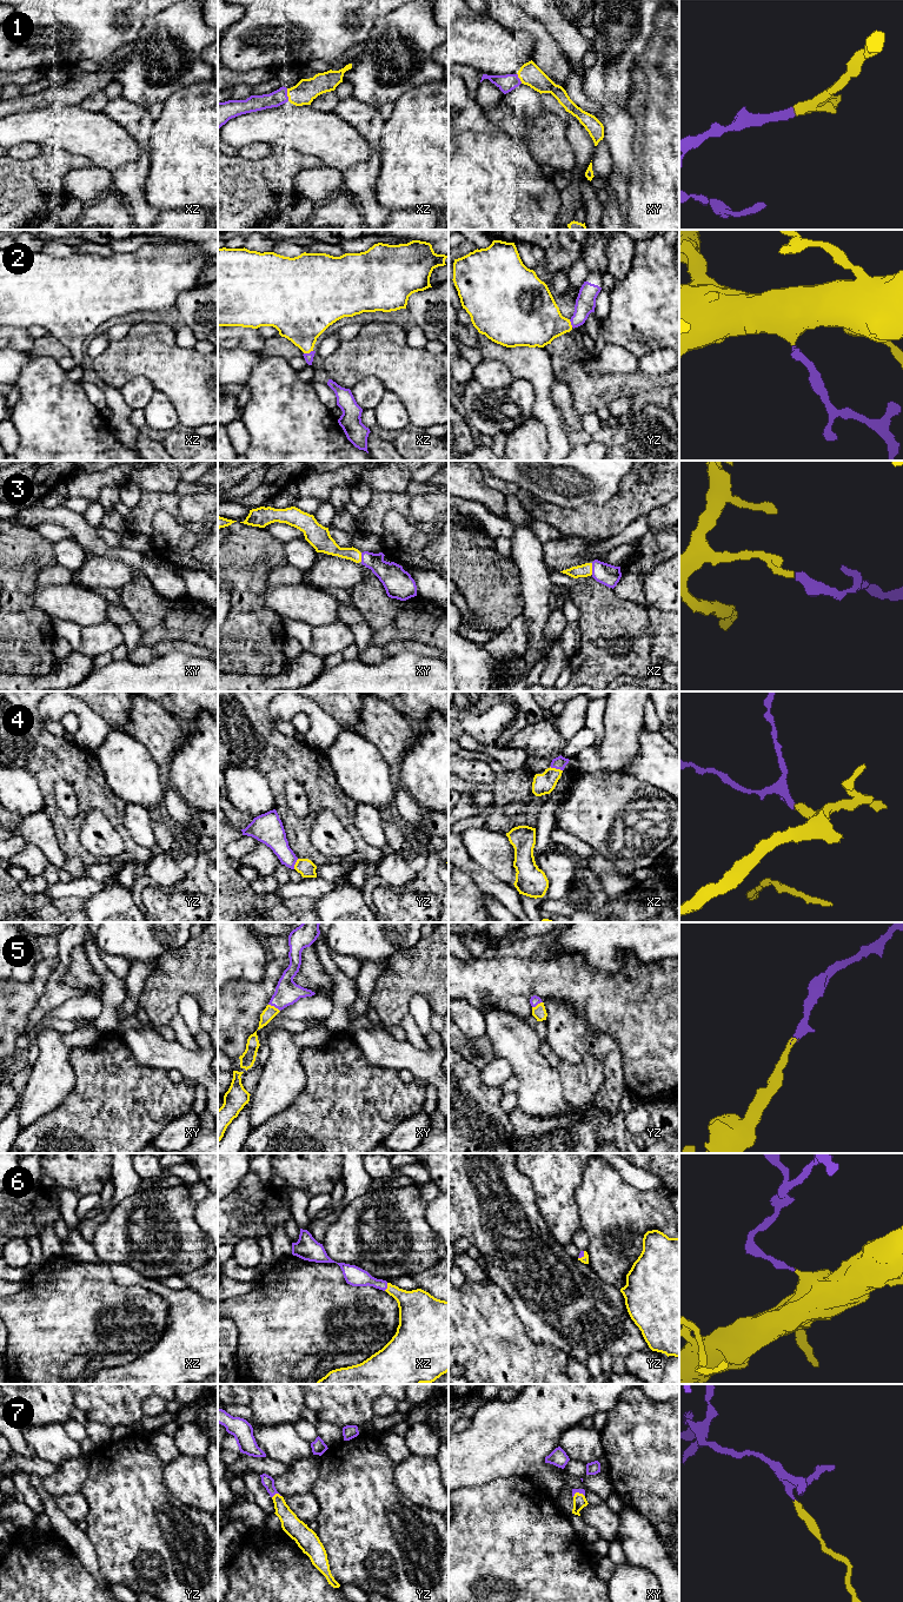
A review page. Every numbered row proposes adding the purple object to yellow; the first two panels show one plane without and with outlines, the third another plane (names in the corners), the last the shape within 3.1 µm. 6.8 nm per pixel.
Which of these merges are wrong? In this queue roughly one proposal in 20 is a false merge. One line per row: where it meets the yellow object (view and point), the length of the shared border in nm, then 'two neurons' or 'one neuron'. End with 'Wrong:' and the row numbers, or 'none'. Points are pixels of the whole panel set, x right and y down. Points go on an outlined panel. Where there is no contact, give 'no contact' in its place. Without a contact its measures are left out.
1: contact xz (287, 94); length 90 nm; one neuron
2: contact xz (307, 352); length 70 nm; one neuron
3: contact xz (591, 569); length 80 nm; one neuron
4: contact xz (555, 768); length 90 nm; one neuron
5: contact xy (273, 1006); length 90 nm; one neuron
6: contact xz (387, 1286); length 60 nm; one neuron
7: contact yz (276, 1494); length 70 nm; one neuron
Wrong: none

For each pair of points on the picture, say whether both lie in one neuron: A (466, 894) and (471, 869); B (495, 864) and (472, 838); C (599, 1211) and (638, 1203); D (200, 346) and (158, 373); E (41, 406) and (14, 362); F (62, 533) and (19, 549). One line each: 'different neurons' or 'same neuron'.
A: different neurons
B: same neuron
C: same neuron
D: different neurons
E: different neurons
F: different neurons

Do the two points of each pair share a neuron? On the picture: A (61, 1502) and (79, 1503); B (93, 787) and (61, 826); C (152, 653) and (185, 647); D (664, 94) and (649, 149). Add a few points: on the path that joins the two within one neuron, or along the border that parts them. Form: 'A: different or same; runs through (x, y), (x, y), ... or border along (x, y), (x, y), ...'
A: same; runs through (66, 1503), (74, 1503)
B: same; runs through (88, 799), (81, 811), (81, 815), (73, 823)
C: same; runs through (160, 649), (177, 646)
D: same; runs through (664, 107), (664, 133), (662, 136)

